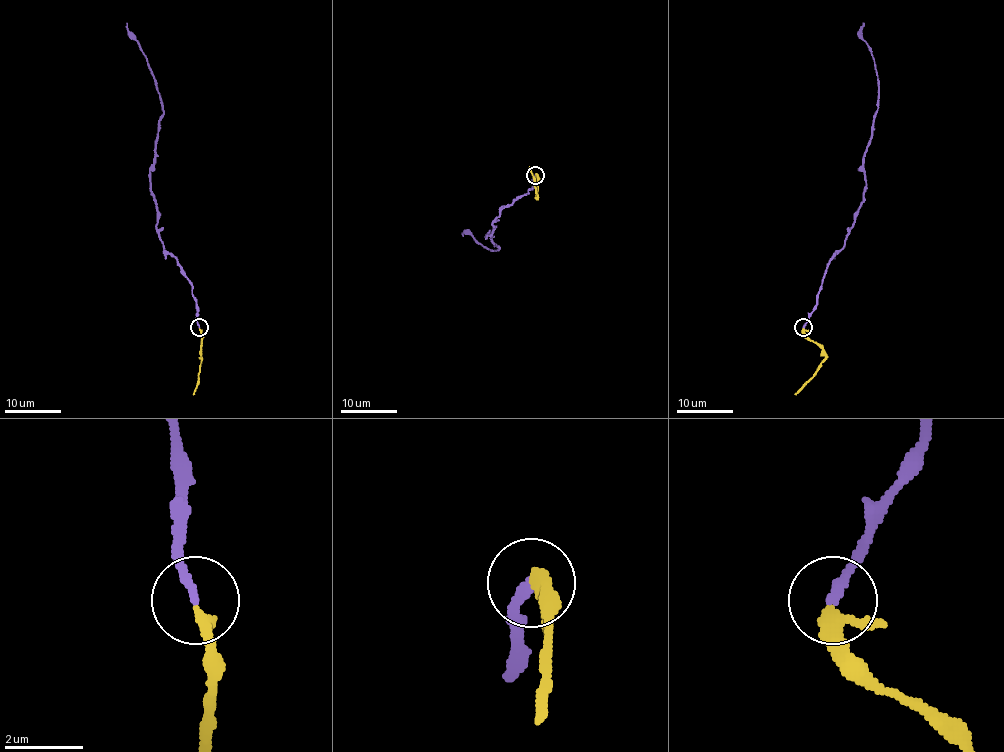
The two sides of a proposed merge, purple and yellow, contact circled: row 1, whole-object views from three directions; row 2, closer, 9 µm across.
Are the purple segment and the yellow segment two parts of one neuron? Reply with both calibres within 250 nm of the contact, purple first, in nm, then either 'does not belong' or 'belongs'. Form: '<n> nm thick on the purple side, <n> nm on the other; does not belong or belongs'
200 nm thick on the purple side, 240 nm on the other; belongs

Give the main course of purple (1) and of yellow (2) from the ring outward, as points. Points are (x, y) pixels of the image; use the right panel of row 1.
1: (803, 327), (828, 260), (844, 245), (865, 190), (862, 156), (878, 99), (864, 23)
2: (803, 328), (823, 350), (826, 359), (796, 395)

